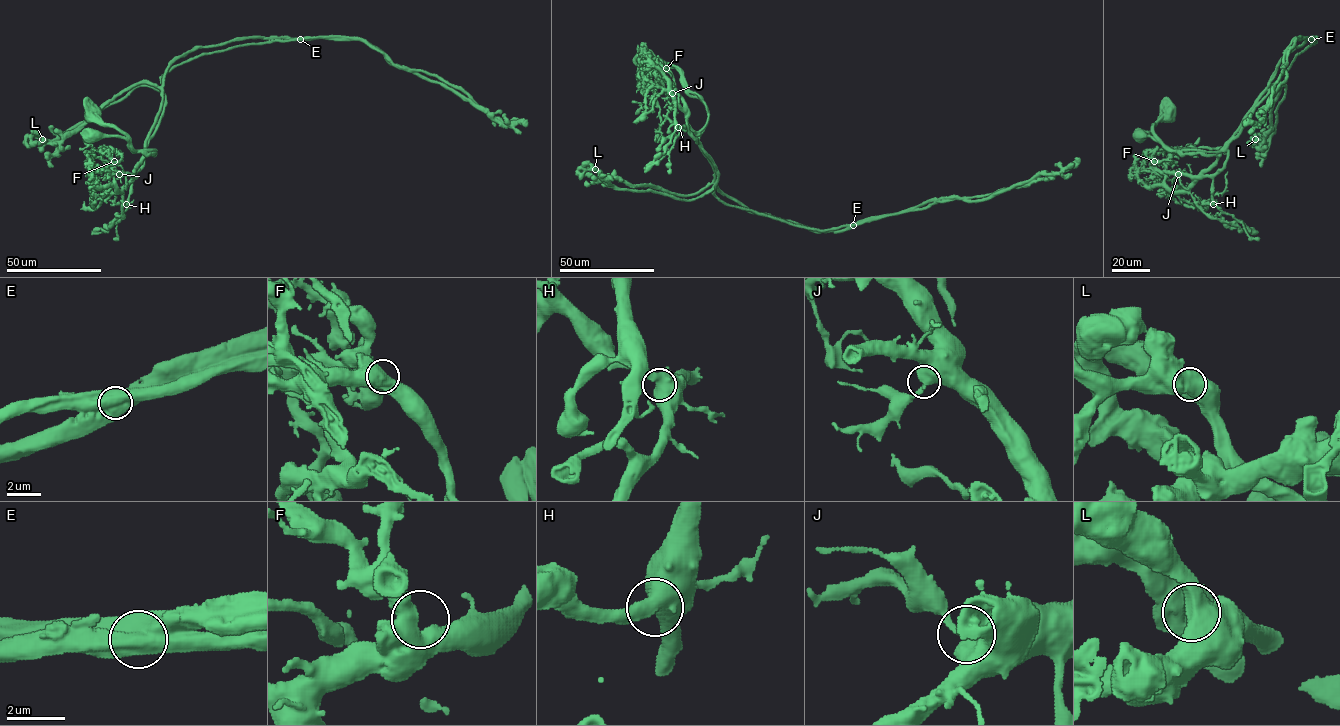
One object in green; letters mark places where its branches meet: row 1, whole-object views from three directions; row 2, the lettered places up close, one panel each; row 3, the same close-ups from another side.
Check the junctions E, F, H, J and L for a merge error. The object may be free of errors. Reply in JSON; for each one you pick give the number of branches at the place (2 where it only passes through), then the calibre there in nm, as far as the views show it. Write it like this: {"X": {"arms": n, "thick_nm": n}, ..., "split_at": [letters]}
{"E": {"arms": 2, "thick_nm": 800}, "split_at": ["E"]}

